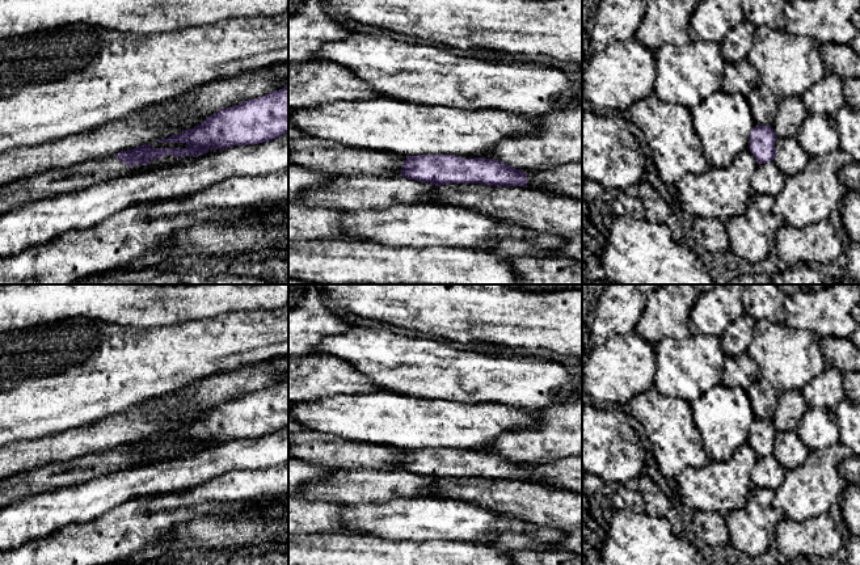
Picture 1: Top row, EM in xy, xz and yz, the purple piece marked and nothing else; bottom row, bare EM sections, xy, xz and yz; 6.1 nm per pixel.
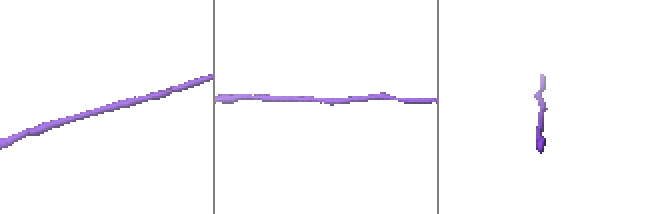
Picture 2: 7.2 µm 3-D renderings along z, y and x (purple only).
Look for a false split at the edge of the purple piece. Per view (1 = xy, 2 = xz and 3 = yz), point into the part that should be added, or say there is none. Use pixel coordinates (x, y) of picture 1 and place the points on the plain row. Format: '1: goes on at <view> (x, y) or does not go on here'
1: does not go on here
2: does not go on here
3: does not go on here

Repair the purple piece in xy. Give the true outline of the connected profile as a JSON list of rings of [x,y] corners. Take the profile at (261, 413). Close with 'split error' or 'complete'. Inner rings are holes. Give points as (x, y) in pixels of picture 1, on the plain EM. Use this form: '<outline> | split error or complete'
[[[288,380],[219,404],[194,422],[156,434],[186,437],[186,442],[153,442],[151,438],[143,438],[121,444],[114,451],[132,461],[135,458],[148,459],[151,454],[168,447],[174,451],[194,451],[207,447],[208,443],[265,437],[284,427],[288,427]]] | complete

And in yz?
[[[755,419],[750,427],[750,446],[755,450],[758,458],[766,458],[776,451],[777,430],[771,419]]] | complete

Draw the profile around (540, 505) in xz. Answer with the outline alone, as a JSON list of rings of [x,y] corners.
[[[444,477],[437,481],[433,497],[464,501],[535,526],[582,528],[582,493],[531,481]]]

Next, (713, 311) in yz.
[[[720,284],[711,291],[700,292],[688,319],[691,333],[721,337],[726,328],[745,313],[743,286]]]

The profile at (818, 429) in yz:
[[[808,408],[796,433],[809,451],[827,448],[840,439],[835,413],[825,408]]]

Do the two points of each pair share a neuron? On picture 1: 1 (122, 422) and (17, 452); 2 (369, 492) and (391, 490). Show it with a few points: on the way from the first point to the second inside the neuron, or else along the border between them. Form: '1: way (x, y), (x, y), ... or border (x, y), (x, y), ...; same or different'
1: way (96, 437), (43, 451); same
2: way (374, 490), (386, 490); same

